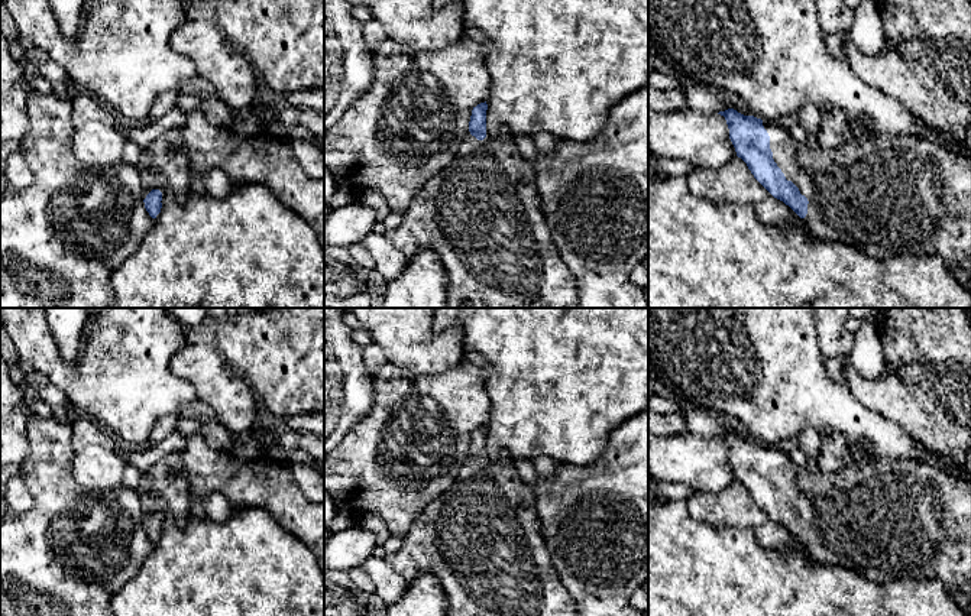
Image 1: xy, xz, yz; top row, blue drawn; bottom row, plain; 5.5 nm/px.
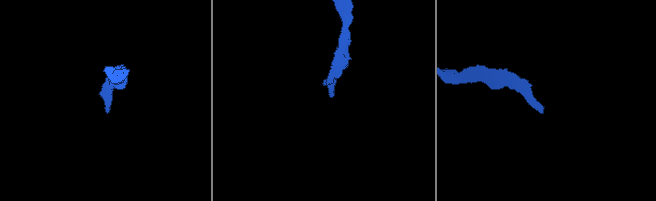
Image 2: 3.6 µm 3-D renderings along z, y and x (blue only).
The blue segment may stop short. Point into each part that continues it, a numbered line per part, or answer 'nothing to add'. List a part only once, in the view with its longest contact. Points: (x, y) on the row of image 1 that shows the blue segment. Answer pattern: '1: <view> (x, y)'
1: yz (900, 195)

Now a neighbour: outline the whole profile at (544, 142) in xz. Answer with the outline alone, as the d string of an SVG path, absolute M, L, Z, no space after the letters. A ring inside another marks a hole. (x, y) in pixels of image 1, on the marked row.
M537 133L533 140L538 152L551 153L556 149L557 139L550 133Z

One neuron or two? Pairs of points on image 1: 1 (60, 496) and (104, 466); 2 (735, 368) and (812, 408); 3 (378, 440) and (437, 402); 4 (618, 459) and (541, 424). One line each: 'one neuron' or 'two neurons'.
1: two neurons
2: one neuron
3: one neuron
4: two neurons

